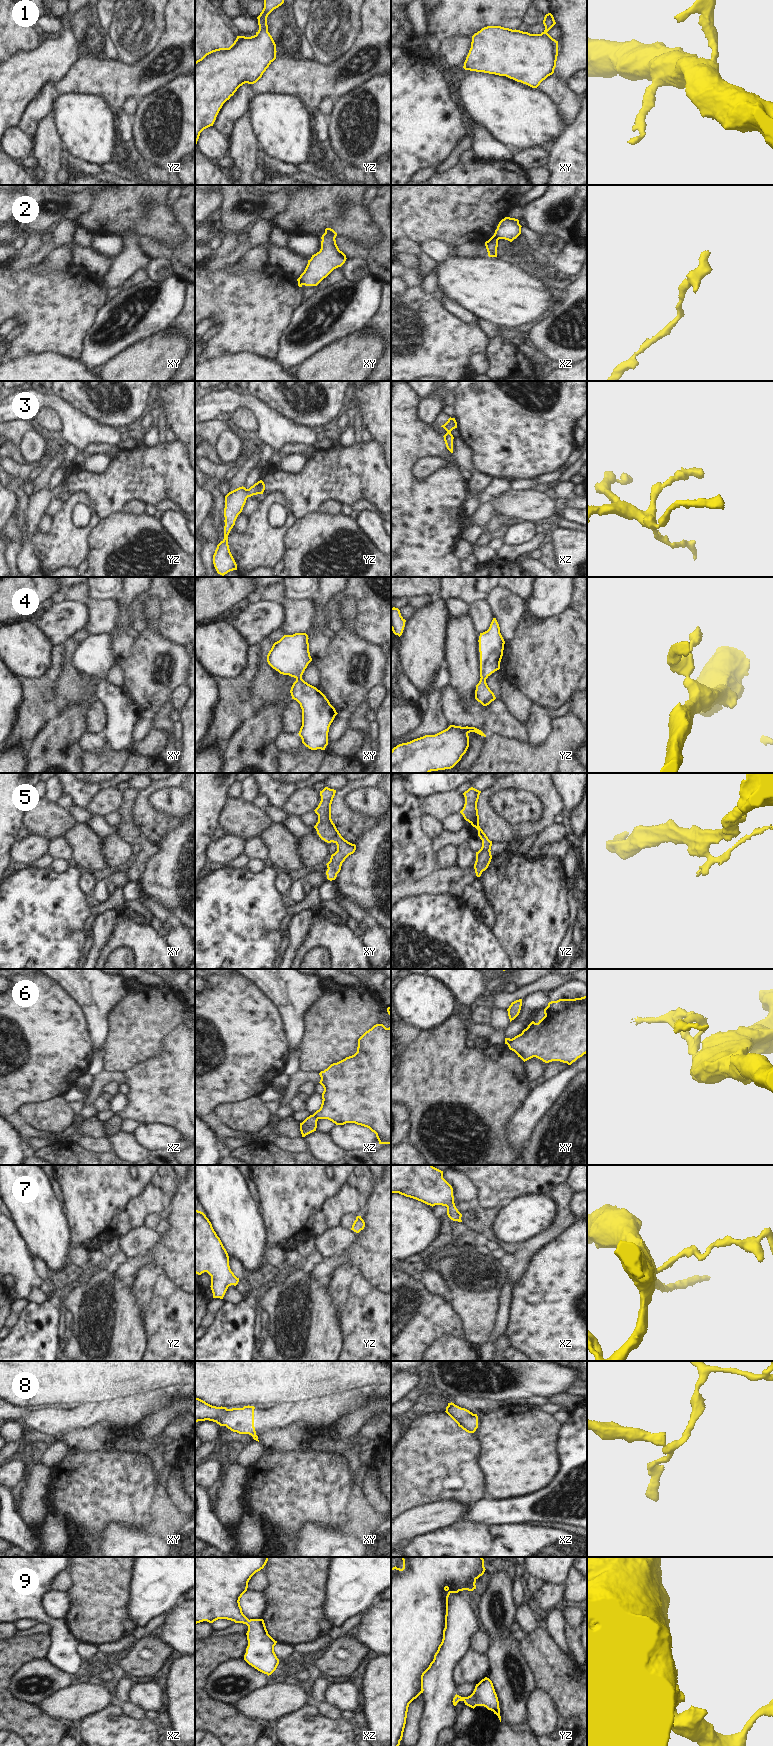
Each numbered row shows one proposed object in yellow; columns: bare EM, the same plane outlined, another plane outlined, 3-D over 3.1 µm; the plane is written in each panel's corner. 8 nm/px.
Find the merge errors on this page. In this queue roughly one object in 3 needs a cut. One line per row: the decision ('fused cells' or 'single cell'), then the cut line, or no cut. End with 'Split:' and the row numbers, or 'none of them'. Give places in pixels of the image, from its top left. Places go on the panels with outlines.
1: single cell | no cut
2: fused cells | xz (494, 234), (498, 239)
3: single cell | no cut
4: single cell | no cut
5: single cell | no cut
6: fused cells | xz (312, 1115), (317, 1120)
7: single cell | no cut
8: fused cells | xy (256, 1435), (252, 1436)
9: single cell | no cut
Split: 2, 6, 8

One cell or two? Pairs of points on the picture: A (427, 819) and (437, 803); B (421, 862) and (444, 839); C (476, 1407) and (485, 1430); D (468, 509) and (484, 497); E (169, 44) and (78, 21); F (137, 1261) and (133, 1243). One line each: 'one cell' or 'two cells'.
A: two cells
B: two cells
C: two cells
D: two cells
E: two cells
F: two cells

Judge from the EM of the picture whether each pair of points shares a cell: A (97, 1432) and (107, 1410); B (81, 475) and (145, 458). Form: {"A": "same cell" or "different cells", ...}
{"A": "different cells", "B": "same cell"}

